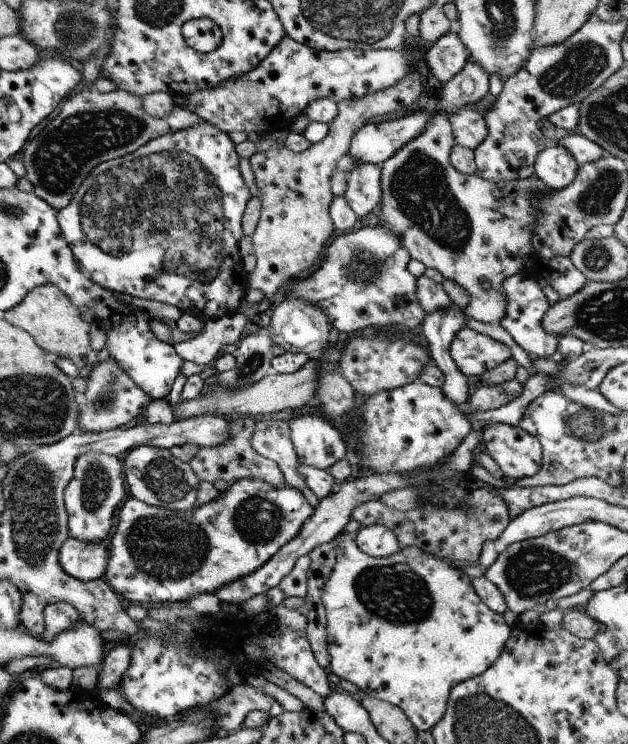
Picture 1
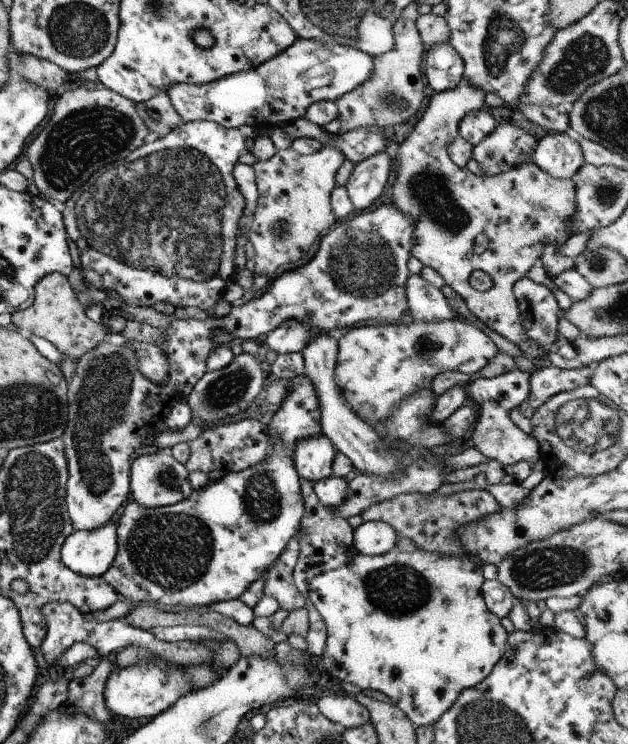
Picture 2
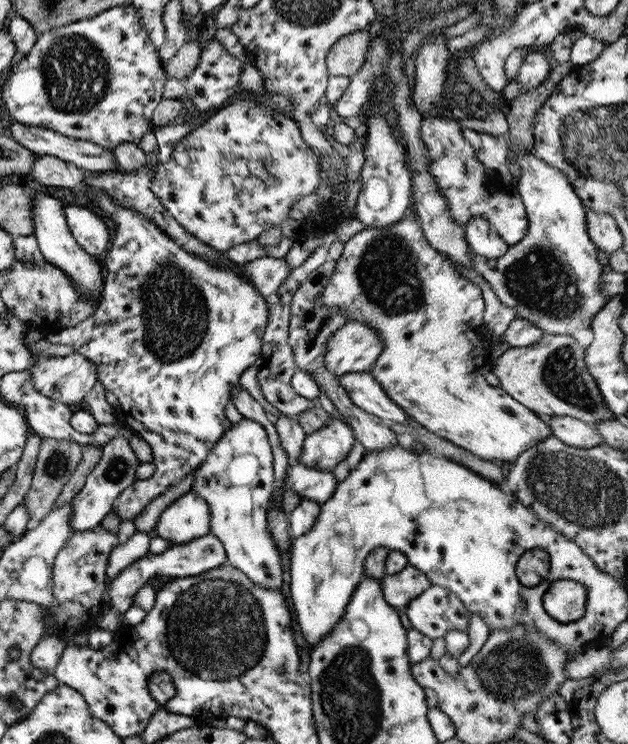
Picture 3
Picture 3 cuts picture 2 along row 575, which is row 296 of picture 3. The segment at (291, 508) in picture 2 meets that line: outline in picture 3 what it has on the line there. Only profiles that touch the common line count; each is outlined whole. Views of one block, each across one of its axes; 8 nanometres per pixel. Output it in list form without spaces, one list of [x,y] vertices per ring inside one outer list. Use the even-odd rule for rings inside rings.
[[[80,184],[80,186],[76,187],[76,189],[78,188],[91,200],[91,205],[94,208],[99,208],[115,224],[115,235],[108,244],[107,254],[104,258],[102,300],[93,310],[92,317],[82,321],[79,325],[57,332],[57,334],[49,334],[44,339],[47,343],[70,346],[75,353],[81,354],[95,366],[97,380],[103,384],[106,392],[111,392],[117,398],[118,403],[116,407],[123,413],[123,416],[121,416],[123,426],[129,428],[134,435],[139,435],[150,447],[151,462],[155,466],[154,472],[147,479],[137,479],[129,484],[117,496],[111,508],[111,511],[115,511],[119,515],[119,522],[121,522],[135,518],[143,510],[143,507],[153,501],[157,495],[161,495],[161,493],[165,492],[165,489],[169,489],[179,479],[183,479],[187,473],[194,471],[207,456],[207,452],[221,438],[221,435],[230,428],[230,423],[224,416],[225,405],[229,402],[231,389],[238,382],[241,373],[251,367],[260,356],[264,356],[261,336],[268,322],[268,307],[264,298],[258,294],[243,273],[237,273],[235,269],[229,269],[227,265],[221,265],[221,263],[217,263],[213,259],[203,259],[203,255],[197,255],[197,253],[179,247],[177,243],[173,242],[173,239],[169,239],[157,225],[153,224],[153,221],[147,215],[143,215],[139,211],[133,211],[129,207],[113,203],[113,199],[107,193],[103,193],[101,189],[95,189],[95,187],[85,184]]]

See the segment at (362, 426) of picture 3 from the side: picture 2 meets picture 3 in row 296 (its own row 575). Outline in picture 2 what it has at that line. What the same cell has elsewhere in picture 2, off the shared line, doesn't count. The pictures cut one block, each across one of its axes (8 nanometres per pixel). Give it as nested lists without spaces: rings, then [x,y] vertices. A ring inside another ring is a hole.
[[[301,476],[298,477],[304,514],[298,528],[301,538],[298,542],[299,556],[297,556],[297,564],[293,568],[293,583],[299,593],[306,596],[308,586],[315,576],[318,576],[324,570],[343,566],[356,554],[356,551],[352,546],[352,529],[346,520],[339,518],[333,512],[329,512],[329,507],[322,506],[313,493],[312,483],[303,480]]]

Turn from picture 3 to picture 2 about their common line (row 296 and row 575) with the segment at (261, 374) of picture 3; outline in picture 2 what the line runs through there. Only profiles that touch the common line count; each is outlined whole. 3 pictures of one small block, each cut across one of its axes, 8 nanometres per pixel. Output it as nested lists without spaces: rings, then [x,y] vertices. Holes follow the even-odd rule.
[[[292,537],[265,576],[263,595],[275,598],[281,610],[293,611],[302,608],[307,599],[299,593],[293,583],[293,568],[297,564],[297,556],[299,556],[298,542]]]

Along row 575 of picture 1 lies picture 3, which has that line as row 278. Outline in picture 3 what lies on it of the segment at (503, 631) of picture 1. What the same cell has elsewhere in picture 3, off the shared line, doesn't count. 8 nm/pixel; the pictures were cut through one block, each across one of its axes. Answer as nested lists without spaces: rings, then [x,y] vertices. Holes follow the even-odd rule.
[[[410,209],[403,214],[403,218],[399,222],[393,222],[393,226],[389,226],[389,228],[363,228],[361,232],[357,232],[357,234],[353,234],[351,238],[348,238],[343,243],[341,255],[335,261],[333,272],[331,272],[325,289],[318,295],[316,302],[321,304],[321,306],[325,306],[326,310],[340,310],[340,312],[344,312],[344,316],[348,318],[348,321],[365,324],[379,333],[379,337],[384,343],[384,348],[374,363],[372,370],[369,370],[369,374],[381,385],[383,391],[388,393],[389,399],[393,403],[399,405],[414,423],[419,424],[428,432],[452,442],[475,456],[480,456],[483,460],[499,463],[503,467],[515,462],[515,458],[521,452],[525,452],[529,446],[535,446],[541,440],[545,440],[547,436],[552,435],[549,426],[542,417],[535,415],[534,412],[513,400],[501,387],[491,386],[485,381],[483,372],[490,370],[491,366],[486,358],[487,350],[491,347],[491,343],[488,342],[489,340],[485,336],[487,330],[481,324],[481,315],[484,307],[481,292],[479,288],[466,280],[465,276],[455,270],[455,267],[451,264],[451,259],[445,253],[437,252],[427,242],[425,236],[423,236],[418,216],[415,216]]]

